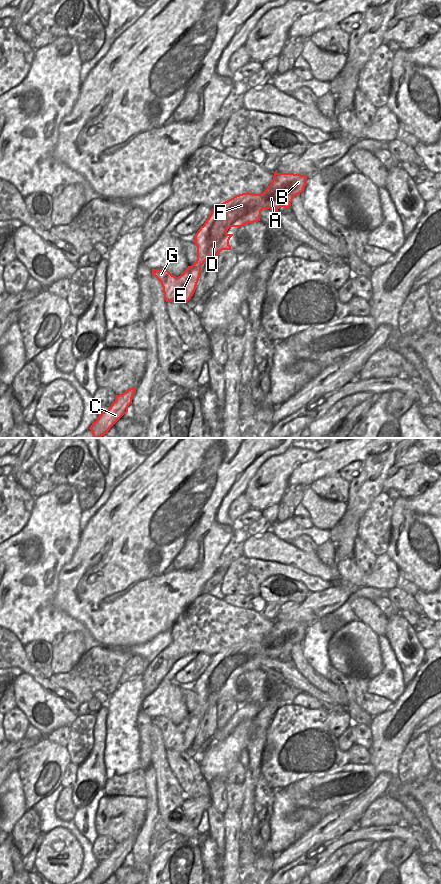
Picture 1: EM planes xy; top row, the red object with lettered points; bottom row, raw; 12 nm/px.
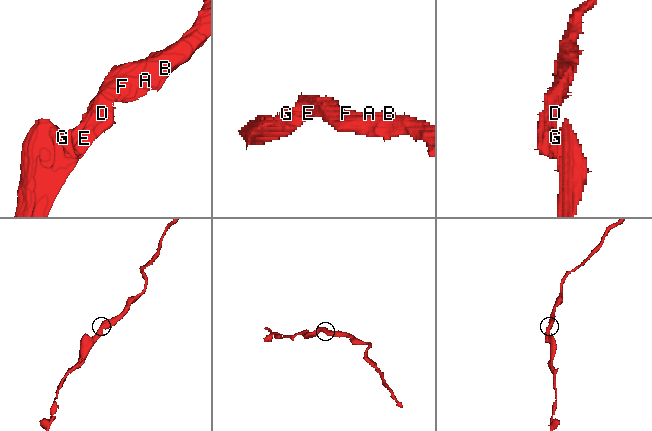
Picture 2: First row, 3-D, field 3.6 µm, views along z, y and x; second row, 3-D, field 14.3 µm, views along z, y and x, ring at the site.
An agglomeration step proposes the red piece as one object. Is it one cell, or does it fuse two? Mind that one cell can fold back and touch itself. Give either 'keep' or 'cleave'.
keep

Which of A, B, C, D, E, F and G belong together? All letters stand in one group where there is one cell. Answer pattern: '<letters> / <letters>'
A B C D E F G

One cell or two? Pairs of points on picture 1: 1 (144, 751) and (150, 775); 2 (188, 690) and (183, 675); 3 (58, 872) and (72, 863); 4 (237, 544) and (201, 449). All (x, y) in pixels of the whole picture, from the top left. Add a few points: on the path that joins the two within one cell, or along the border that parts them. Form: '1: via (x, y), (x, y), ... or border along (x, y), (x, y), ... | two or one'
1: border along (149, 766), (144, 769) | two
2: border along (192, 682), (181, 685) | two
3: via (61, 869), (69, 865) | one
4: border along (234, 530), (222, 553) | two

